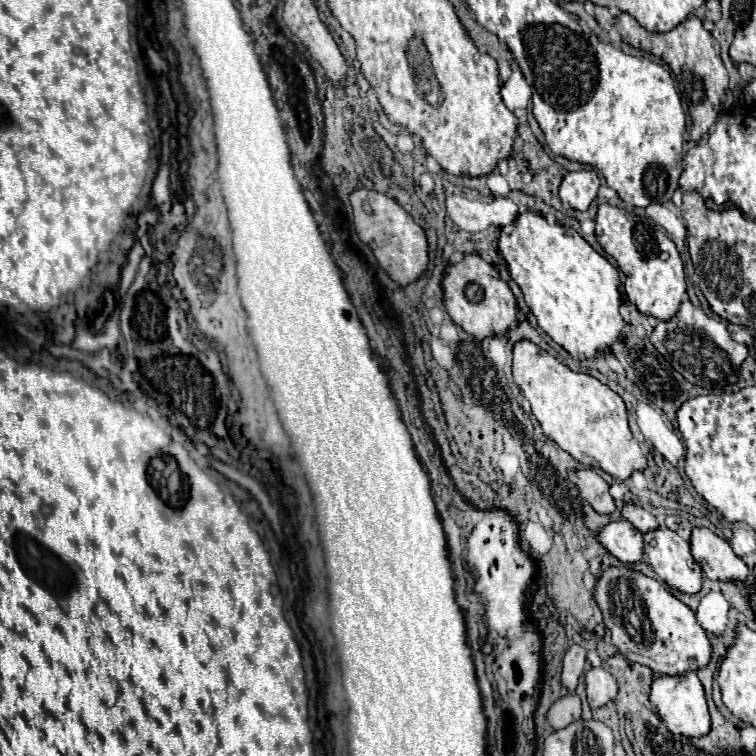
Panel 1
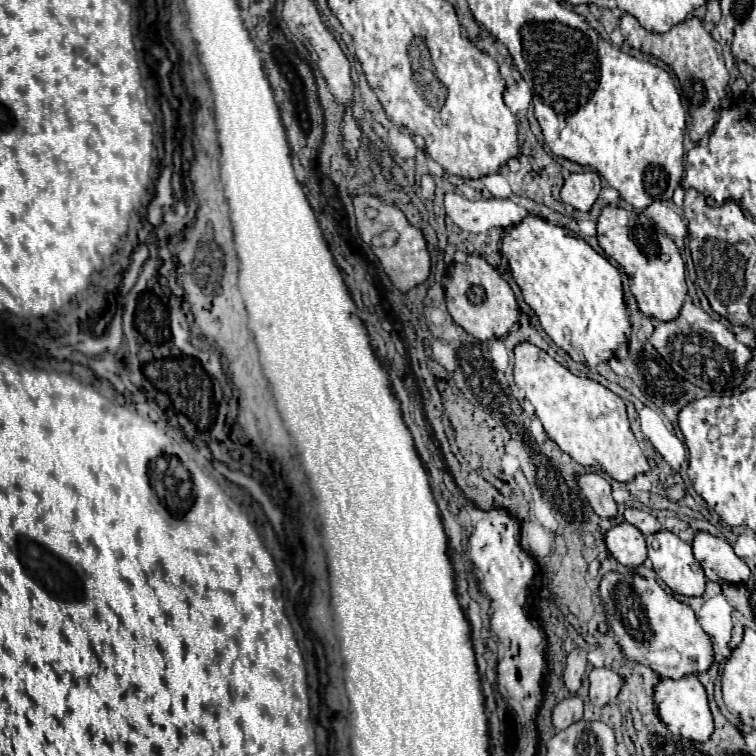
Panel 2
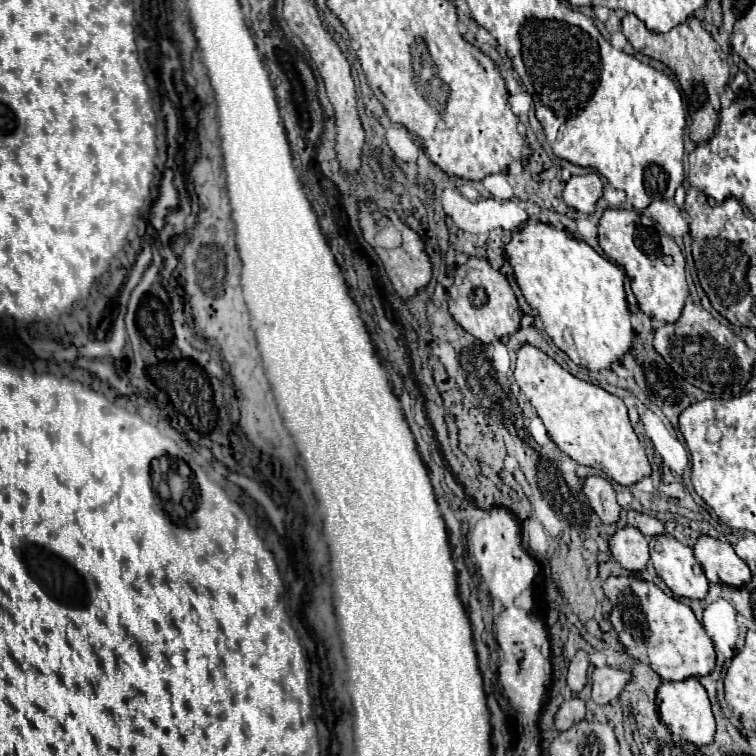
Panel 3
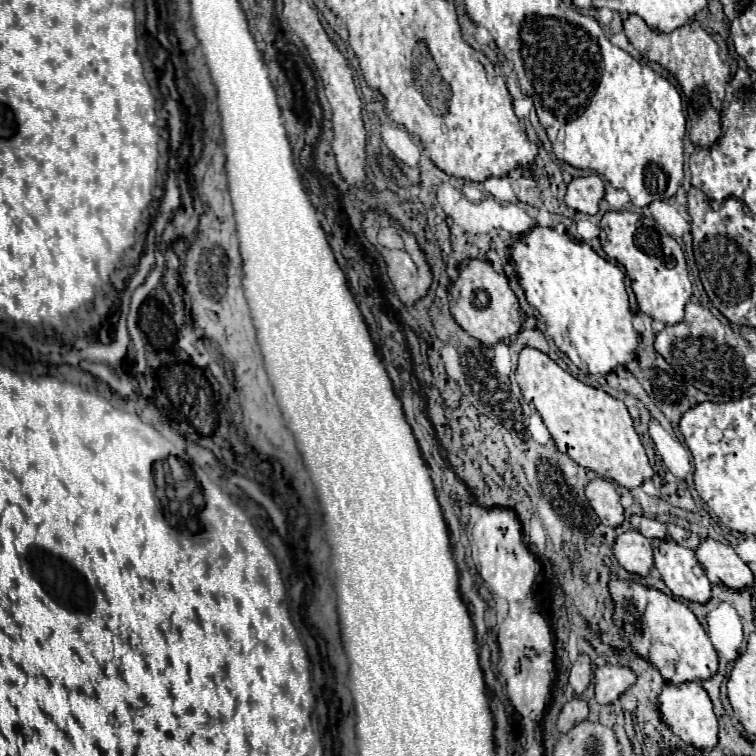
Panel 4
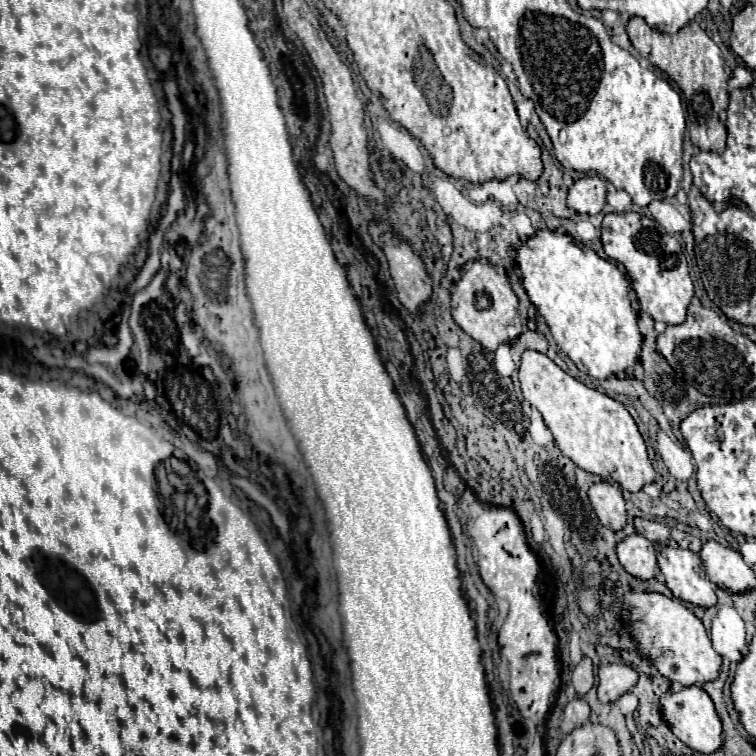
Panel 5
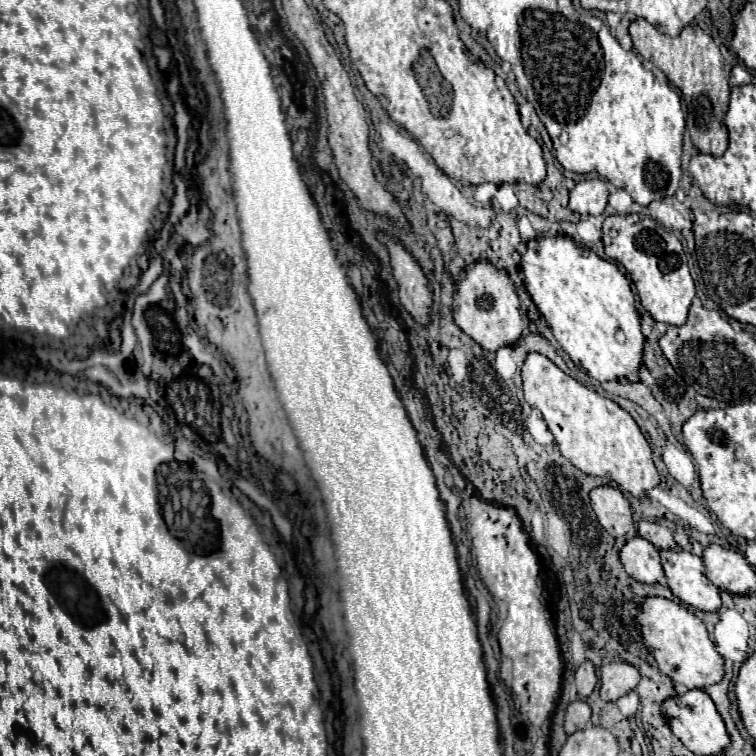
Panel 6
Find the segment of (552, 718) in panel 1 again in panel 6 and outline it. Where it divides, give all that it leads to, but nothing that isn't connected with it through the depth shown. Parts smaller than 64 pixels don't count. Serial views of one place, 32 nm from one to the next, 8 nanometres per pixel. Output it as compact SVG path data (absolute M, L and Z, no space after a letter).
M574 700L566 708L566 718L564 718L564 732L572 734L580 728L586 728L590 724L590 706L584 700Z

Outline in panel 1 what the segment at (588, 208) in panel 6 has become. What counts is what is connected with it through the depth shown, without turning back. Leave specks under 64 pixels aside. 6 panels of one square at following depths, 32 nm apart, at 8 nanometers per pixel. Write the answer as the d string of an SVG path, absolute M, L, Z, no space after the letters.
M578 170L578 172L568 172L562 178L562 184L558 188L560 200L570 204L576 210L588 210L590 202L598 194L598 174L594 170Z

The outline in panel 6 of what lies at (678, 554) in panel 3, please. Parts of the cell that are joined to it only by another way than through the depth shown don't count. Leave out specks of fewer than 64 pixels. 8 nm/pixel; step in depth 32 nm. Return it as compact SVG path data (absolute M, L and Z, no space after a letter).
M670 548L660 550L660 562L668 580L668 588L680 602L704 612L714 612L720 608L720 590L706 578L700 556L680 548Z

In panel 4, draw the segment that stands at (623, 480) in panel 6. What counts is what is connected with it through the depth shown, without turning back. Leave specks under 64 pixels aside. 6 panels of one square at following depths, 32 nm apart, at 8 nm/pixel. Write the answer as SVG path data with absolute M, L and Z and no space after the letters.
M530 346L522 348L518 356L516 382L524 398L530 400L542 416L558 450L576 460L576 464L630 490L654 476L646 450L622 400L580 382L562 370L550 356Z

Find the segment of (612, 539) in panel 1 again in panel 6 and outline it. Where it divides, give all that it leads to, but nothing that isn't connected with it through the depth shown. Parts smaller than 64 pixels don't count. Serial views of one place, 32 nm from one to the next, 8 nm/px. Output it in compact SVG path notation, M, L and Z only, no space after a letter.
M642 536L628 540L620 548L620 562L622 562L624 570L638 582L654 584L654 582L660 582L664 576L664 572L660 568L658 548L652 546Z

